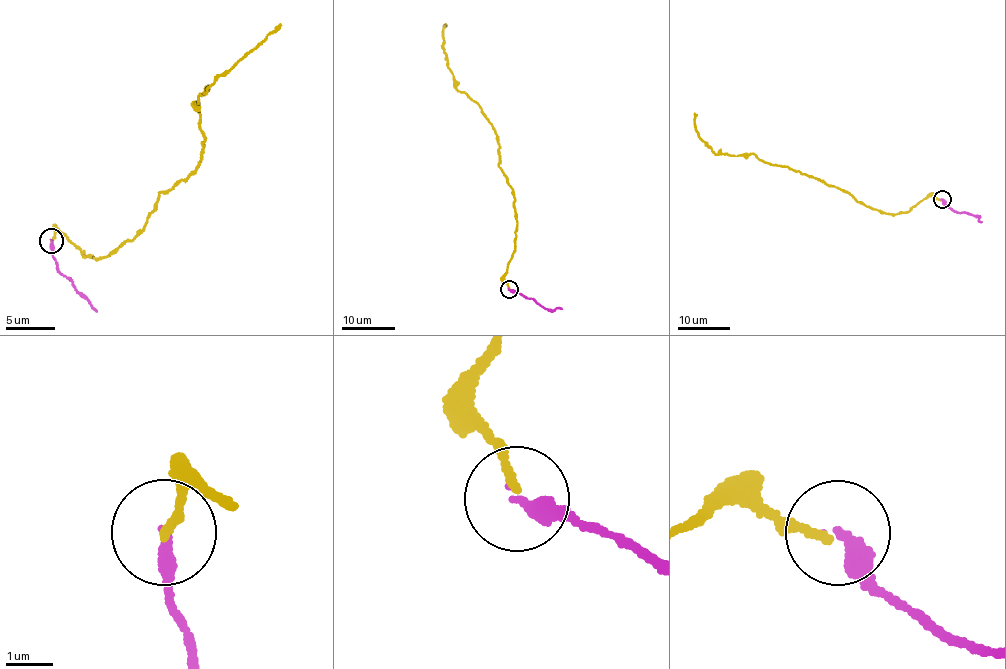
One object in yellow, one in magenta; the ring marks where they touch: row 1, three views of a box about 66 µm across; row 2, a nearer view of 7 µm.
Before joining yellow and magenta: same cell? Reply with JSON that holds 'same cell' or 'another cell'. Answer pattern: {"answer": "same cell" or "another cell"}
{"answer": "another cell"}

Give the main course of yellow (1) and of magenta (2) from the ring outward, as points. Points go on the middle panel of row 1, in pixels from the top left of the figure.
1: (509, 288), (505, 275), (515, 247), (514, 199), (498, 166), (493, 126), (457, 89), (445, 52), (446, 24)
2: (509, 290), (550, 310), (561, 309)

